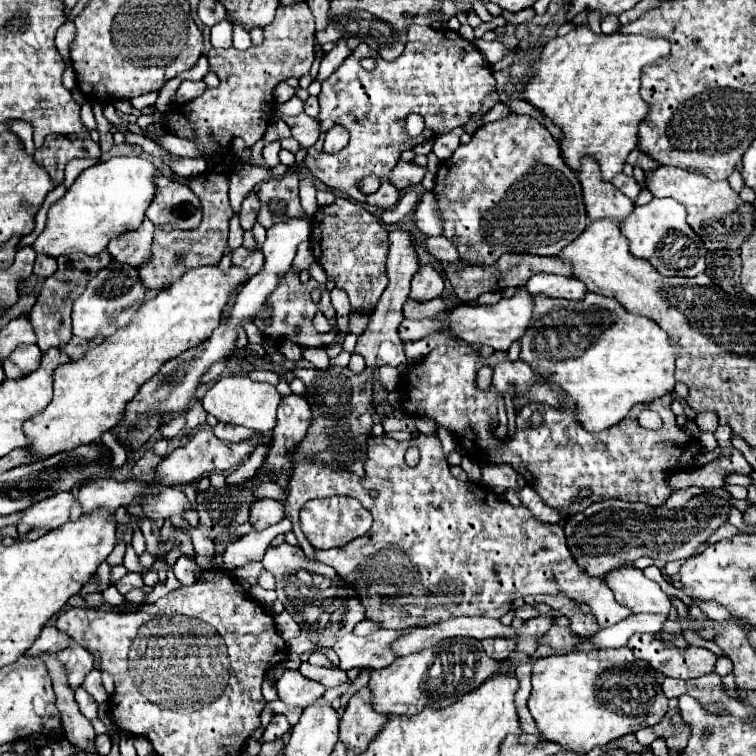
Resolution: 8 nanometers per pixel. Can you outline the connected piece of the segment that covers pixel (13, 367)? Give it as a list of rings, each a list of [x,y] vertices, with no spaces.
[[[19,345],[5,361],[3,371],[7,379],[19,379],[21,375],[29,375],[41,363],[41,351],[37,345]]]

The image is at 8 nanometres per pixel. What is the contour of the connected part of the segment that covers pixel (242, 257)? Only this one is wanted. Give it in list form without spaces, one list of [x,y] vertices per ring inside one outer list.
[[[239,247],[239,249],[233,251],[231,257],[233,257],[233,263],[239,263],[241,267],[247,267],[249,277],[255,275],[255,273],[259,273],[261,267],[263,267],[263,263],[265,263],[265,257],[263,257],[261,247],[257,247],[257,249],[245,249],[245,247]]]

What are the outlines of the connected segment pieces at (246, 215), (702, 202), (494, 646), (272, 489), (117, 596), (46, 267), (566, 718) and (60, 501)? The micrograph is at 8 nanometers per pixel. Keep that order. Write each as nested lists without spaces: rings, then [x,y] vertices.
[[[249,193],[249,195],[243,199],[241,211],[239,211],[239,219],[241,219],[241,227],[243,227],[243,229],[251,229],[251,227],[255,225],[257,211],[259,211],[259,199],[257,199],[255,193]]]
[[[661,165],[657,171],[647,173],[647,189],[655,197],[671,197],[677,199],[687,207],[687,223],[693,227],[697,235],[701,235],[705,247],[709,251],[719,251],[719,249],[739,249],[741,243],[751,235],[755,223],[753,223],[753,213],[755,205],[747,203],[741,199],[737,191],[731,189],[729,181],[711,181],[705,175],[685,171],[679,167],[667,167]]]
[[[483,641],[483,649],[493,659],[507,659],[509,653],[515,649],[515,643],[511,643],[511,641]]]
[[[265,483],[263,487],[259,487],[259,491],[257,491],[257,499],[263,499],[263,497],[271,497],[271,499],[287,499],[287,489],[283,489],[283,487],[279,487],[279,485],[275,485],[275,483]]]
[[[114,585],[108,587],[102,592],[104,600],[112,606],[120,606],[125,601],[125,597],[121,595]]]
[[[43,253],[37,255],[37,259],[35,259],[35,269],[33,269],[35,275],[47,279],[47,277],[51,277],[51,275],[55,273],[55,269],[57,269],[57,259],[55,259],[55,257],[43,255]]]
[[[629,647],[549,655],[541,657],[533,665],[533,689],[527,705],[547,741],[555,741],[573,753],[587,753],[593,747],[601,747],[621,735],[655,725],[667,715],[667,697],[663,695],[655,675],[657,671],[647,661],[637,659]]]
[[[59,493],[47,499],[41,499],[21,511],[21,517],[17,521],[29,525],[31,529],[41,529],[41,527],[57,527],[59,523],[65,523],[69,519],[69,507],[73,503],[73,495]]]

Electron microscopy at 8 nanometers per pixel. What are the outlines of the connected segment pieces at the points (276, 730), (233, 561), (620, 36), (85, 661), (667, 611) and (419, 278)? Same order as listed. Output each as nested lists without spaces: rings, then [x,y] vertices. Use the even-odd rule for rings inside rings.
[[[277,713],[277,715],[273,715],[271,723],[267,725],[261,741],[275,741],[275,739],[281,737],[283,733],[287,733],[289,729],[291,729],[291,723],[287,721],[287,717],[285,717],[283,713]]]
[[[283,518],[263,531],[251,531],[245,537],[241,537],[237,543],[229,545],[221,555],[221,561],[225,567],[241,567],[247,561],[261,561],[267,545],[277,535],[286,534],[292,531],[292,528],[292,522],[288,518]]]
[[[579,25],[569,31],[565,37],[551,39],[541,57],[533,65],[533,77],[525,81],[521,99],[541,109],[555,125],[563,129],[561,153],[567,165],[577,171],[583,155],[597,155],[603,171],[603,179],[611,181],[615,175],[623,171],[627,155],[637,149],[639,143],[639,125],[649,113],[649,103],[645,103],[639,95],[641,71],[647,65],[657,63],[659,59],[669,57],[671,43],[665,37],[649,37],[649,35],[631,35],[631,33],[595,33],[589,25]]]
[[[69,639],[69,645],[57,651],[57,659],[65,665],[65,675],[73,691],[83,683],[85,675],[93,669],[93,655],[87,653],[79,643],[75,643],[75,639]]]
[[[617,567],[607,577],[607,587],[613,591],[615,599],[631,609],[633,613],[651,613],[651,615],[671,615],[671,601],[661,591],[661,587],[647,579],[635,567]]]
[[[431,263],[419,267],[419,271],[415,273],[415,277],[411,281],[409,297],[415,299],[415,301],[419,301],[419,299],[429,301],[429,299],[439,297],[441,291],[443,291],[443,277],[441,277],[441,273]]]

